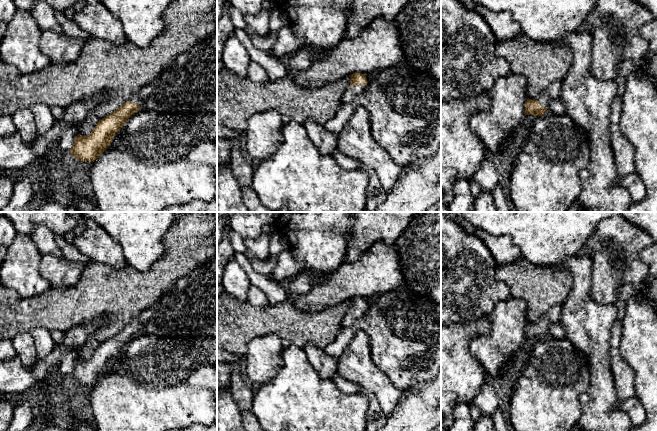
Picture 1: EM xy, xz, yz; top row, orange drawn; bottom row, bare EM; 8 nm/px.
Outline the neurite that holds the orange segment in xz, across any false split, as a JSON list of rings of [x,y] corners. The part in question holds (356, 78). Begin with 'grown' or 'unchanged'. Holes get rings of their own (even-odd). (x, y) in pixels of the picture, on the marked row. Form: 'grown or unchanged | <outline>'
grown | [[[353,73],[349,75],[349,77],[351,78],[349,90],[354,94],[354,96],[364,94],[367,89],[367,79],[365,74]]]

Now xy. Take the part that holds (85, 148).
grown | [[[156,81],[139,89],[126,103],[100,120],[89,135],[78,134],[70,150],[71,154],[82,162],[95,161],[107,149],[125,122],[139,110],[155,86]]]

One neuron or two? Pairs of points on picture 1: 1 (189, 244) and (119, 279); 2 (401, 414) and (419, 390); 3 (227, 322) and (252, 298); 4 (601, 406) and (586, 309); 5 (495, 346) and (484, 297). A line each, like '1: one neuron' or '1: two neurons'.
1: one neuron
2: one neuron
3: two neurons
4: one neuron
5: two neurons

